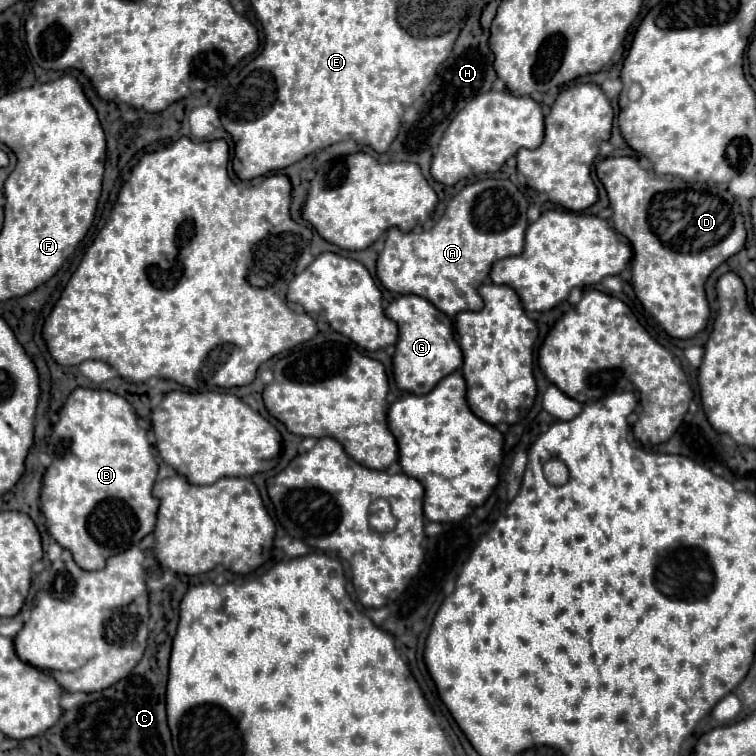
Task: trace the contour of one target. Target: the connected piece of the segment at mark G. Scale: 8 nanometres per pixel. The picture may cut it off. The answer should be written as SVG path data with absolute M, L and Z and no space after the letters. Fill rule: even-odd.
M408 294L390 302L386 316L398 326L398 342L392 358L394 382L400 390L408 390L416 396L428 394L438 380L452 374L462 366L462 350L452 336L452 322L446 314L436 310L426 298Z

